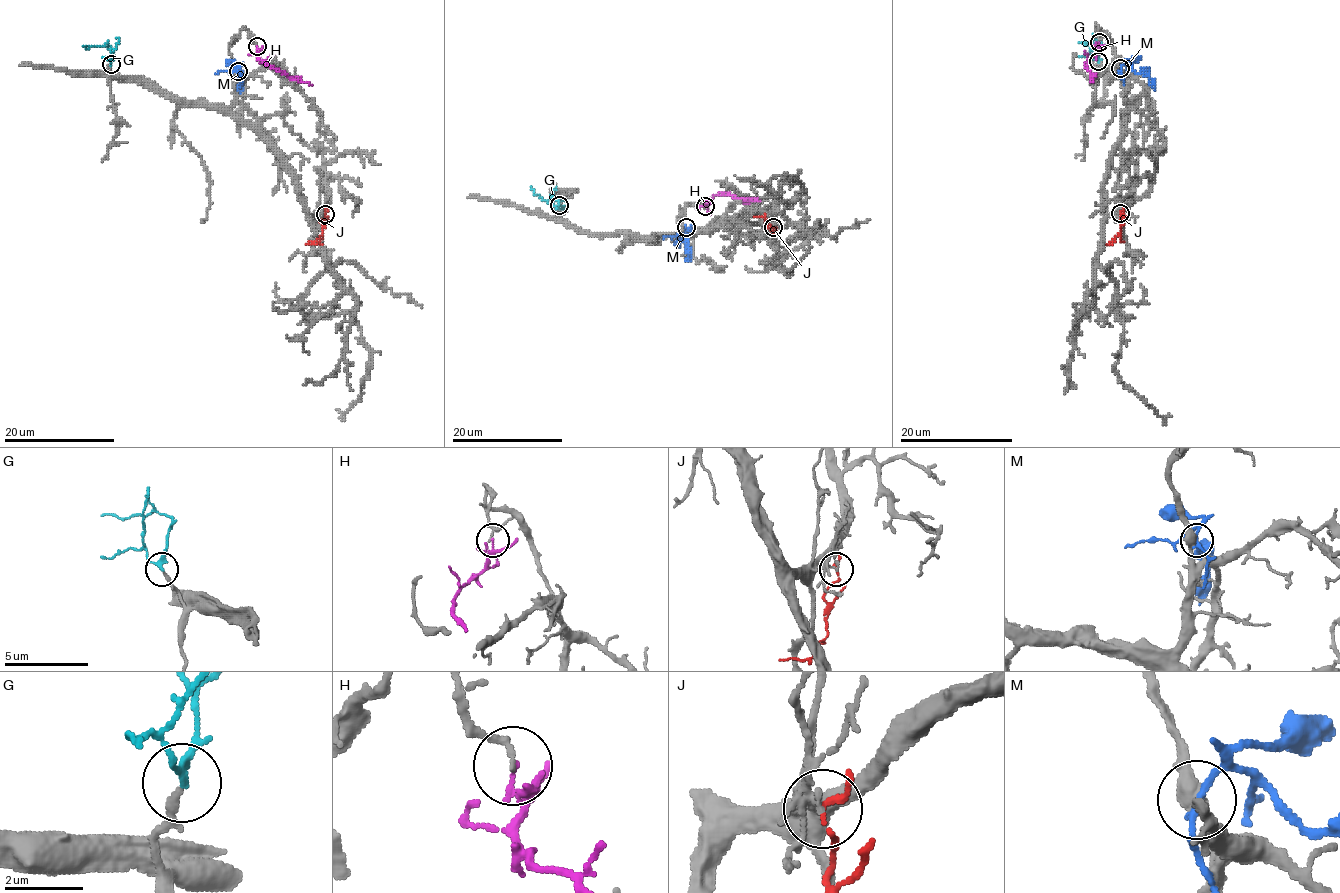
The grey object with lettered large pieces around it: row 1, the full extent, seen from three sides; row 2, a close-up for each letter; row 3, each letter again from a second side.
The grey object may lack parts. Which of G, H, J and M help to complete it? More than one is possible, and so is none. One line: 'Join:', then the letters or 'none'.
Join: G

